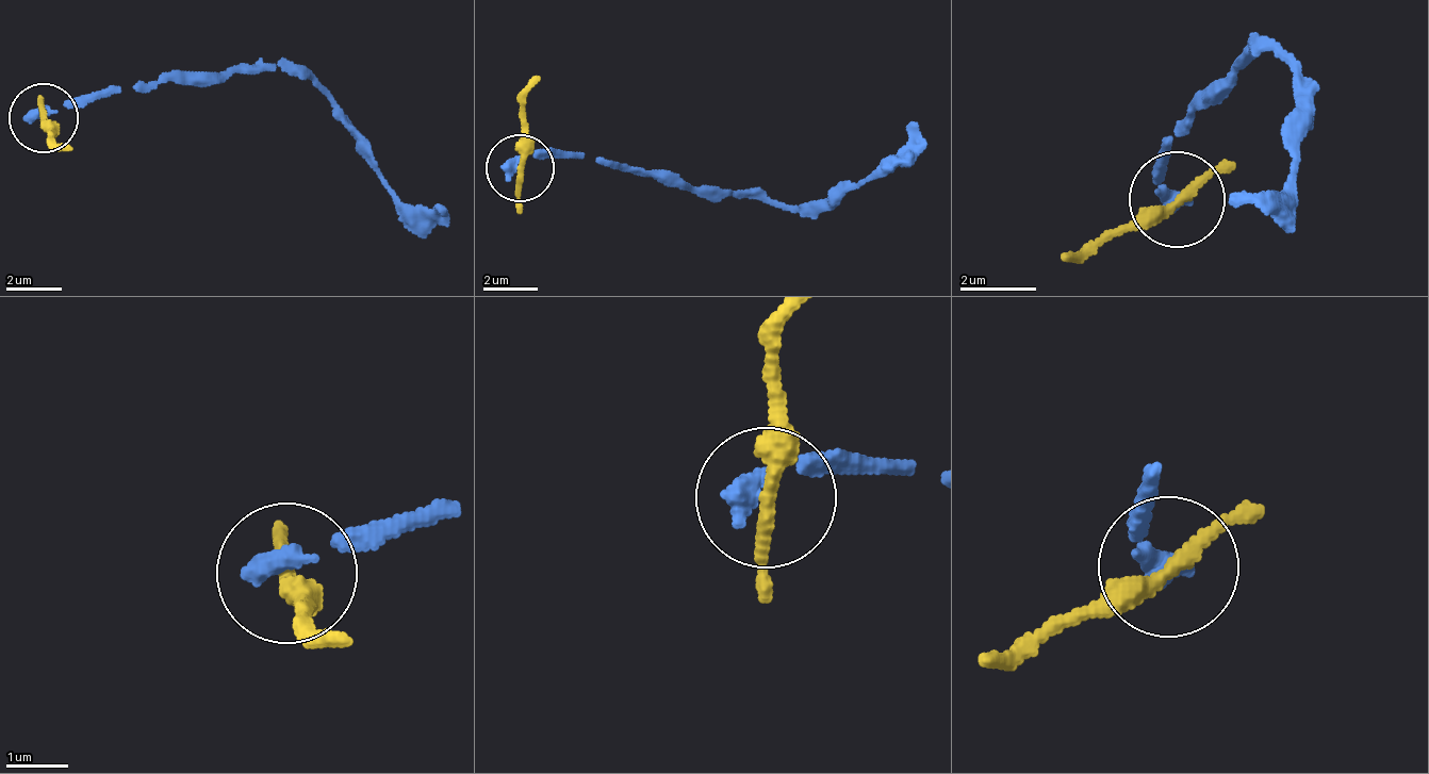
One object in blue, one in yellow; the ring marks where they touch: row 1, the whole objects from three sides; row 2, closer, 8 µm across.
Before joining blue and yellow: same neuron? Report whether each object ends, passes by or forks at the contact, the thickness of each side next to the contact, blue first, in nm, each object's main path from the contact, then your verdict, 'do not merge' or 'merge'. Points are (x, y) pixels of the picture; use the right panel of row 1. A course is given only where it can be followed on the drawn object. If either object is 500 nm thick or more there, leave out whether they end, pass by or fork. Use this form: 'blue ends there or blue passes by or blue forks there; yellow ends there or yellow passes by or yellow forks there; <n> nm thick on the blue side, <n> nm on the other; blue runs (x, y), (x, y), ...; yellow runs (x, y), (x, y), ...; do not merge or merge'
blue ends there; yellow passes by; 360 nm thick on the blue side, 280 nm on the other; blue runs (1175, 202), (1154, 175), (1169, 133), (1255, 42), (1290, 66), (1297, 171), (1268, 199), (1230, 199); yellow runs (1175, 202), (1081, 245), (1066, 259); do not merge

